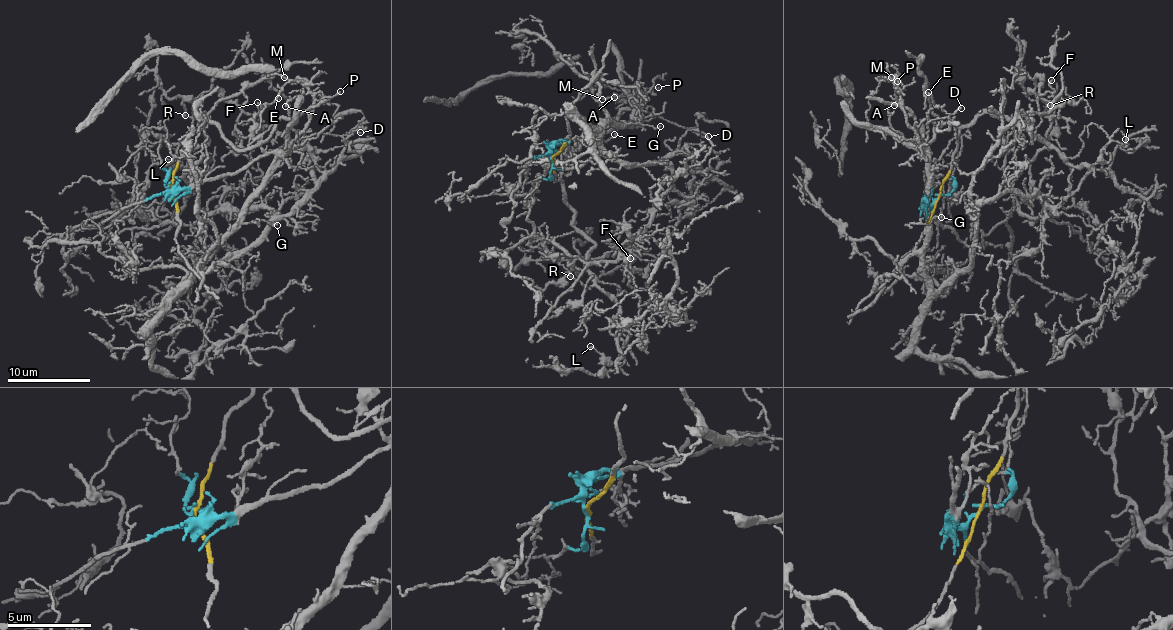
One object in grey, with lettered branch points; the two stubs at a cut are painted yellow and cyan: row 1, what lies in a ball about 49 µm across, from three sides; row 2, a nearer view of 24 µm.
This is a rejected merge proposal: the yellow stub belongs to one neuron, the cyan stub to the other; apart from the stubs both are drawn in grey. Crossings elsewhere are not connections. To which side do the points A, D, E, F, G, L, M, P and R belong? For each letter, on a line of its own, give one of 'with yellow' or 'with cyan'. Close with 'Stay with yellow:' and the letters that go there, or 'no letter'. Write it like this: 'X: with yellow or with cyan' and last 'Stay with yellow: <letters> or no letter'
A: with cyan
D: with cyan
E: with cyan
F: with yellow
G: with cyan
L: with yellow
M: with cyan
P: with cyan
R: with yellow
Stay with yellow: F, L, R

